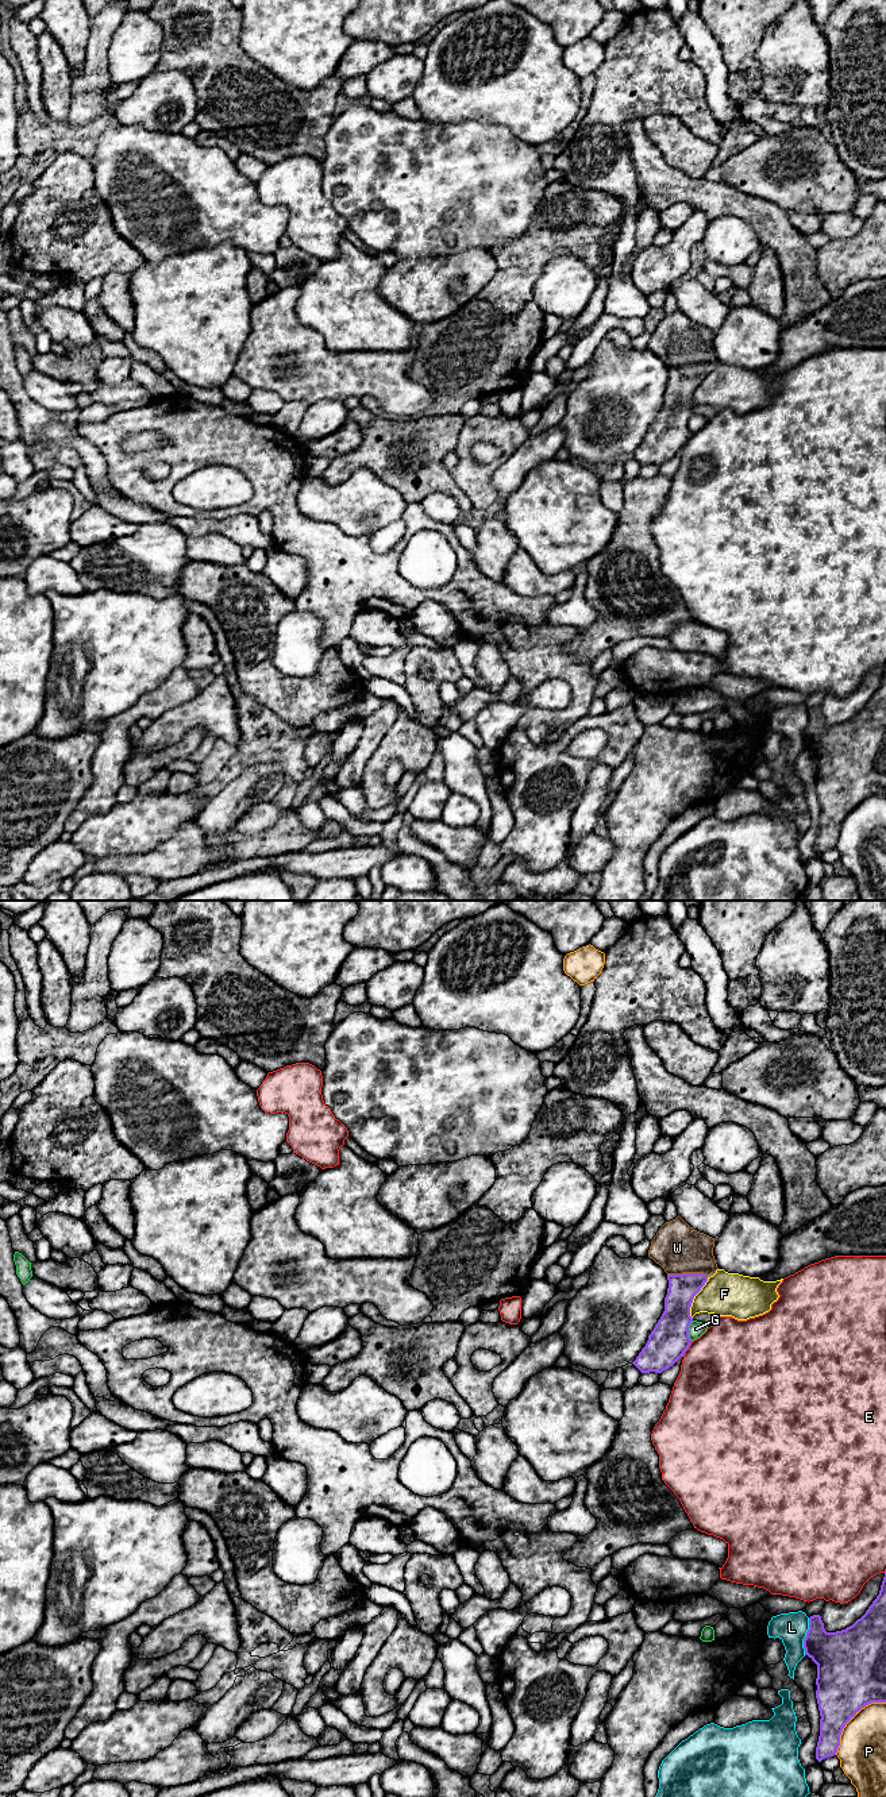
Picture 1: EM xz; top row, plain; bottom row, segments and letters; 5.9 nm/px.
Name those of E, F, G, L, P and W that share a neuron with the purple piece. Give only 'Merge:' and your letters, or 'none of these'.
Merge: W

